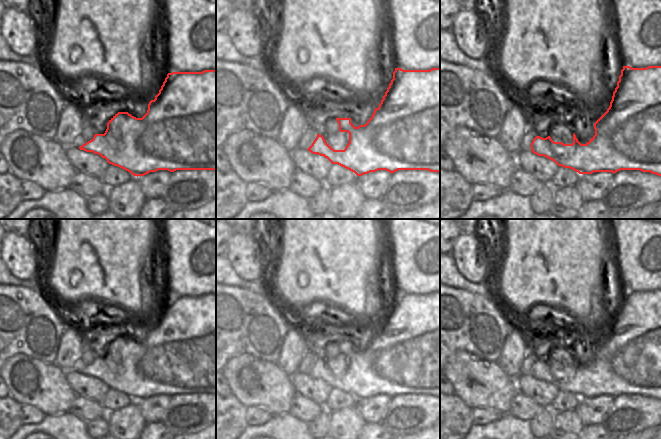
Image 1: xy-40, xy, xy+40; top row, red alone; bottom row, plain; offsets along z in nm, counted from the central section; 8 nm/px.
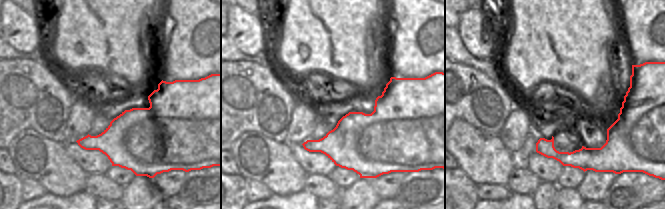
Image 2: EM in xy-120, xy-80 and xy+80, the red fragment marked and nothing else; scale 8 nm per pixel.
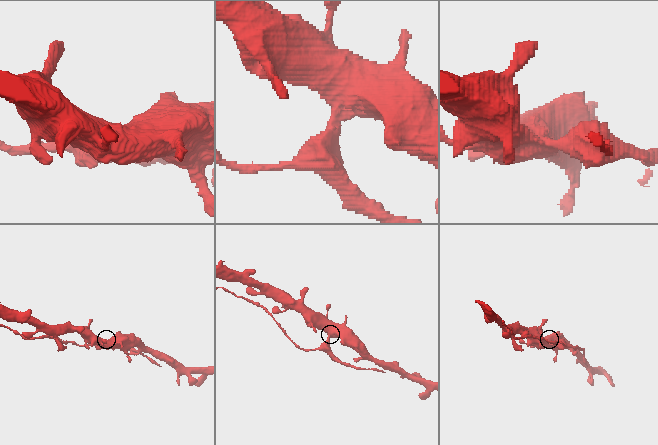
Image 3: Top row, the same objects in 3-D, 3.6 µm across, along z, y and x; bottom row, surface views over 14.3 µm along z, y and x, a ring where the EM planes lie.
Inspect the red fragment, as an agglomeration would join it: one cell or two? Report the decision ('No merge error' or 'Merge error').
Merge error

